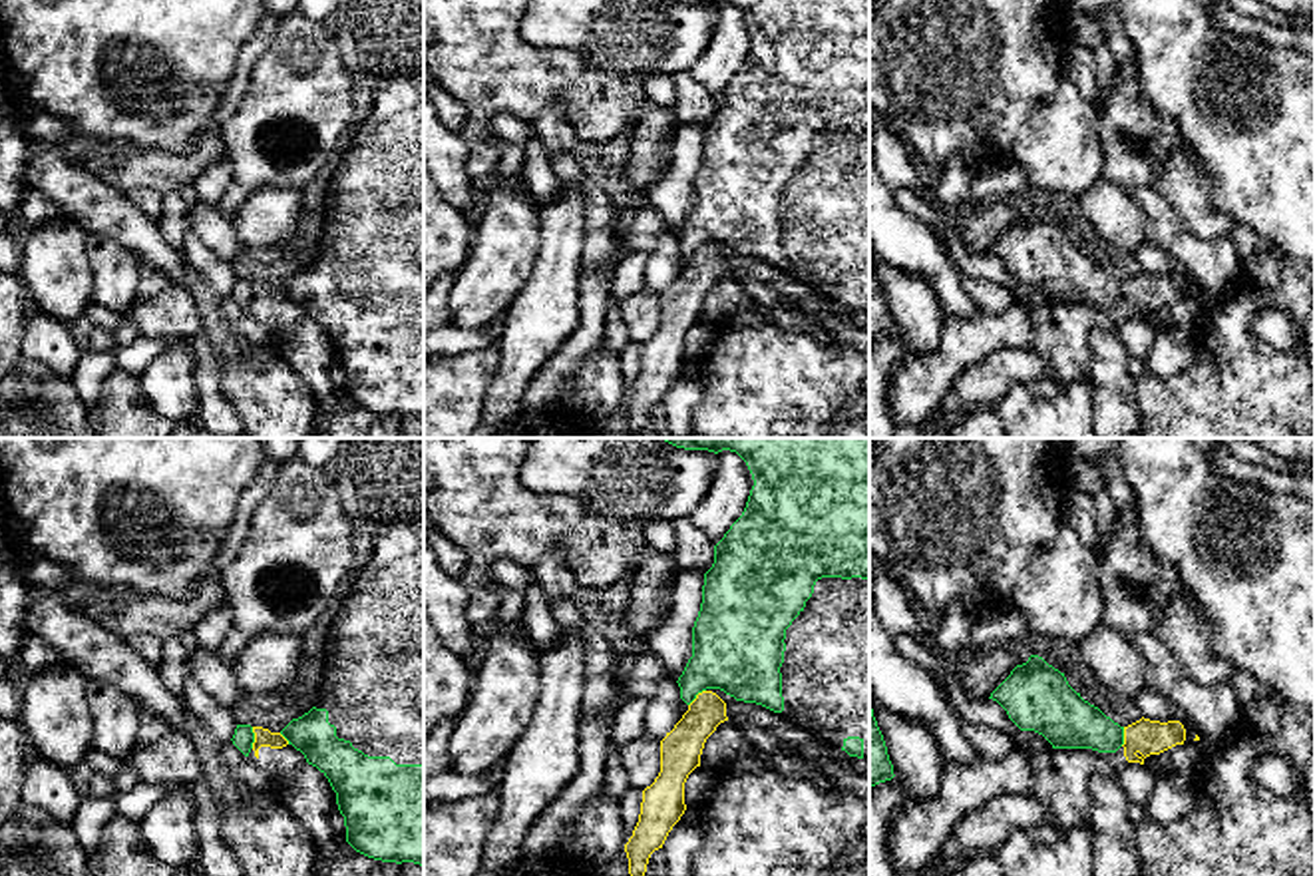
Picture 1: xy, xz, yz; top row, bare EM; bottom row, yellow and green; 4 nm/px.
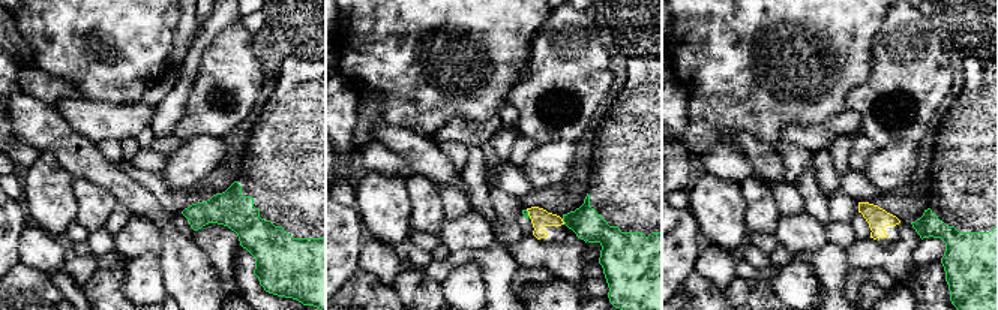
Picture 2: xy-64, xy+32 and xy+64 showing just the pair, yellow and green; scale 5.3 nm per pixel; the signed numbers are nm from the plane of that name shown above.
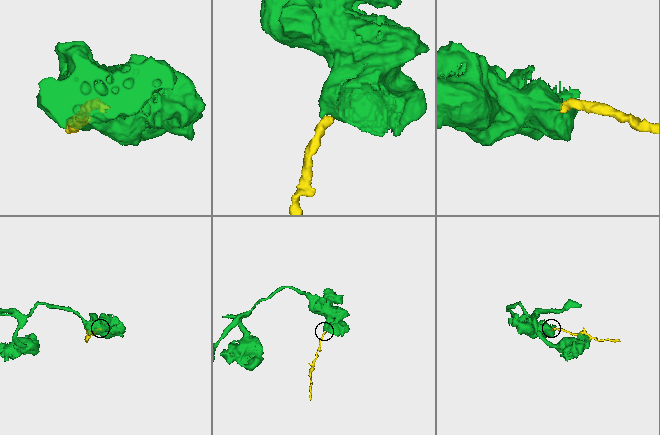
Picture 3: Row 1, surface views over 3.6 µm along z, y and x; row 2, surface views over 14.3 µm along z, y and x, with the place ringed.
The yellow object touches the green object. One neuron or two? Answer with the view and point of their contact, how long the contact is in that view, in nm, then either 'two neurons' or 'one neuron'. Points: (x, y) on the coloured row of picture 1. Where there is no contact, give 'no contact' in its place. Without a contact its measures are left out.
xy (255, 737) | 90 nm | two neurons

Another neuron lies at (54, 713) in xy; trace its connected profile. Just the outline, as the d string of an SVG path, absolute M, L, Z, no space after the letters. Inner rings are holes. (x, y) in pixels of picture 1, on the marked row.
M52 665L32 675L20 697L30 753L64 770L84 765L94 737L88 679L72 665Z

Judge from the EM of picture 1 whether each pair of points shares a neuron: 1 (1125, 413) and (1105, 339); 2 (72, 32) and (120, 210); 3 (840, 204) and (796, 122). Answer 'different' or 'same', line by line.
1: same
2: different
3: same

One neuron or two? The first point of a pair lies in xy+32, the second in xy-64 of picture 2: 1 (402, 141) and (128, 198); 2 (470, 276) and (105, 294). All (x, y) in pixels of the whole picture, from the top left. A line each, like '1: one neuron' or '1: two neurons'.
1: one neuron
2: two neurons

